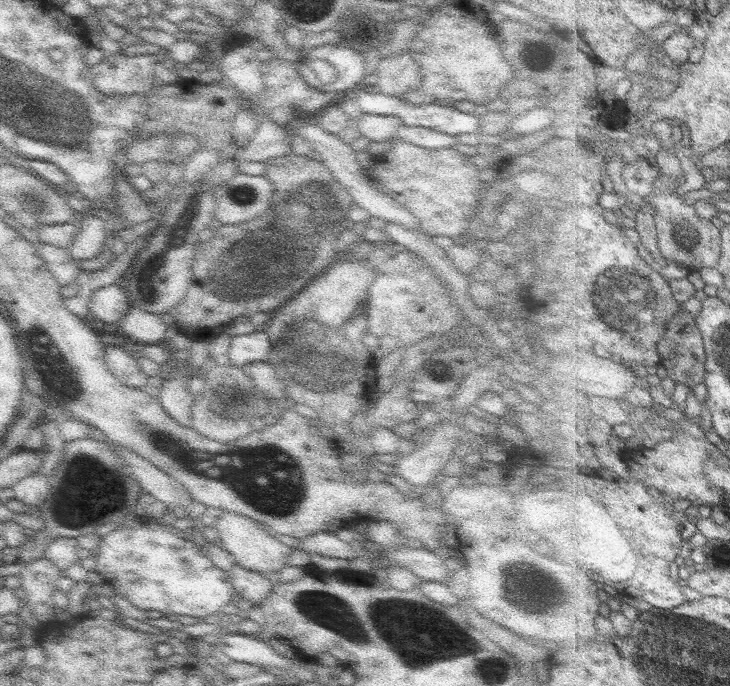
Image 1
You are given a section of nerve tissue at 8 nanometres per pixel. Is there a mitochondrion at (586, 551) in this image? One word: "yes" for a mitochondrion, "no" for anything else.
no

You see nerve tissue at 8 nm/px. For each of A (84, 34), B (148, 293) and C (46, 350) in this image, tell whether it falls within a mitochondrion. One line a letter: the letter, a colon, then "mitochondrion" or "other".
A: other
B: other
C: mitochondrion

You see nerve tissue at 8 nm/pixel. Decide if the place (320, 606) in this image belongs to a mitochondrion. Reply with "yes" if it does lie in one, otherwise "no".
yes

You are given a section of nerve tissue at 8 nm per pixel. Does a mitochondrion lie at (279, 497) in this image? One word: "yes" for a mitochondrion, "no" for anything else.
yes

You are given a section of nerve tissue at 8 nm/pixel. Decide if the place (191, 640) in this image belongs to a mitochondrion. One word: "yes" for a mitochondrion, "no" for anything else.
no

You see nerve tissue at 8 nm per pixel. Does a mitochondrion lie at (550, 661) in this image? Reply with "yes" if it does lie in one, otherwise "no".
no

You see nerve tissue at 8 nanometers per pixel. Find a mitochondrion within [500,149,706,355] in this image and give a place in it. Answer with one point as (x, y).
(633, 302)

